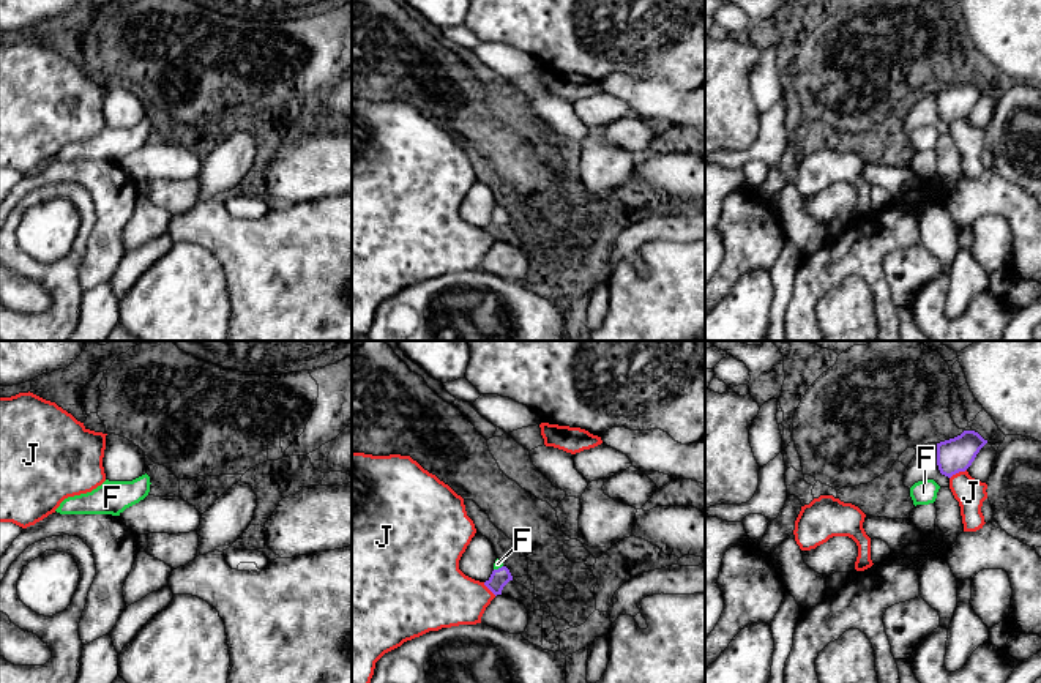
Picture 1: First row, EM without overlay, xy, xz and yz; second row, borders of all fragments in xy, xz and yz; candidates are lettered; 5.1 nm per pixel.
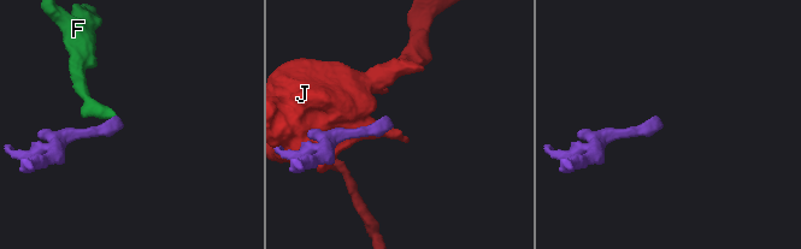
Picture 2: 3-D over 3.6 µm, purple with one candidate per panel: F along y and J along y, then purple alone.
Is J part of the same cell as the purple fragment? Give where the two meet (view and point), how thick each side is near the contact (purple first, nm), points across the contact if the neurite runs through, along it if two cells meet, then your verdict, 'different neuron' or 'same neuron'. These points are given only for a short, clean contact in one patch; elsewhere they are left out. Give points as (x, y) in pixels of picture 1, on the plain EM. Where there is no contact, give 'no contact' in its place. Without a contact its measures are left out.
meets purple in yz at (958, 119); 180 nm thick on the purple side, 150 nm on the other; different neuron

